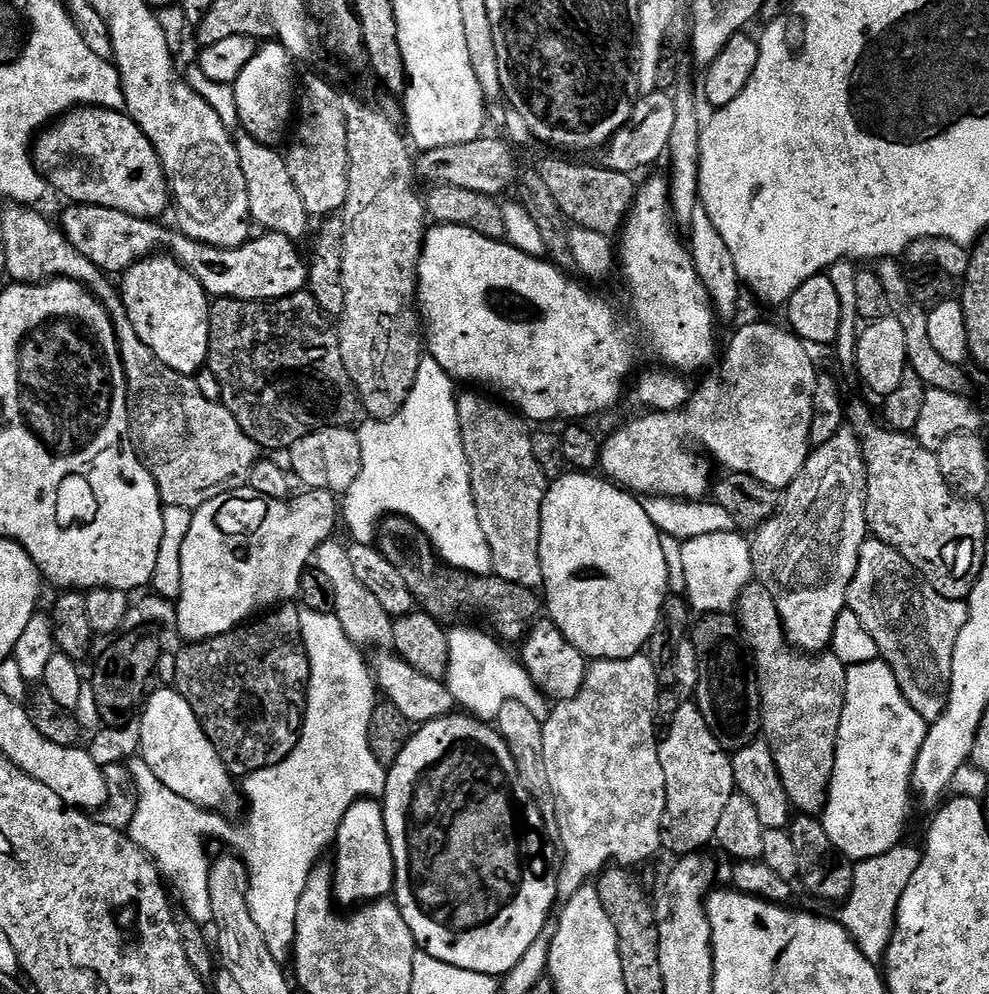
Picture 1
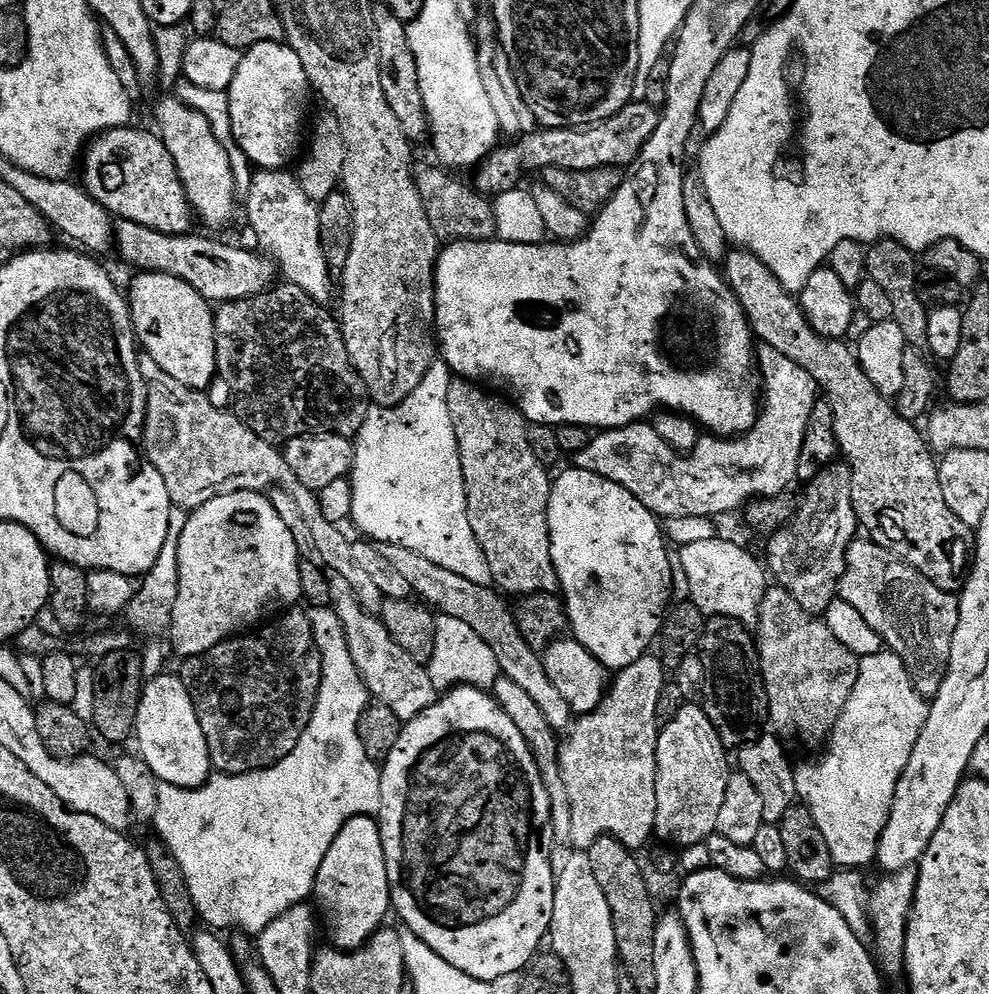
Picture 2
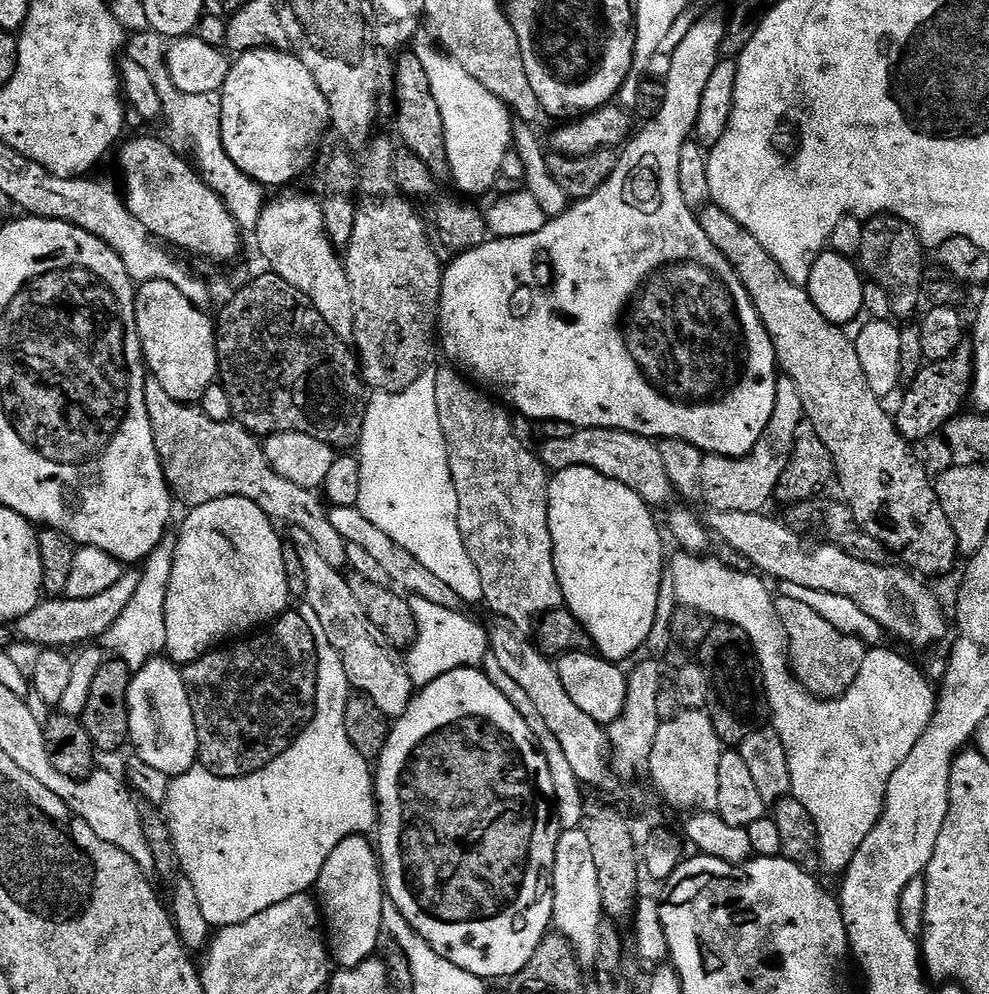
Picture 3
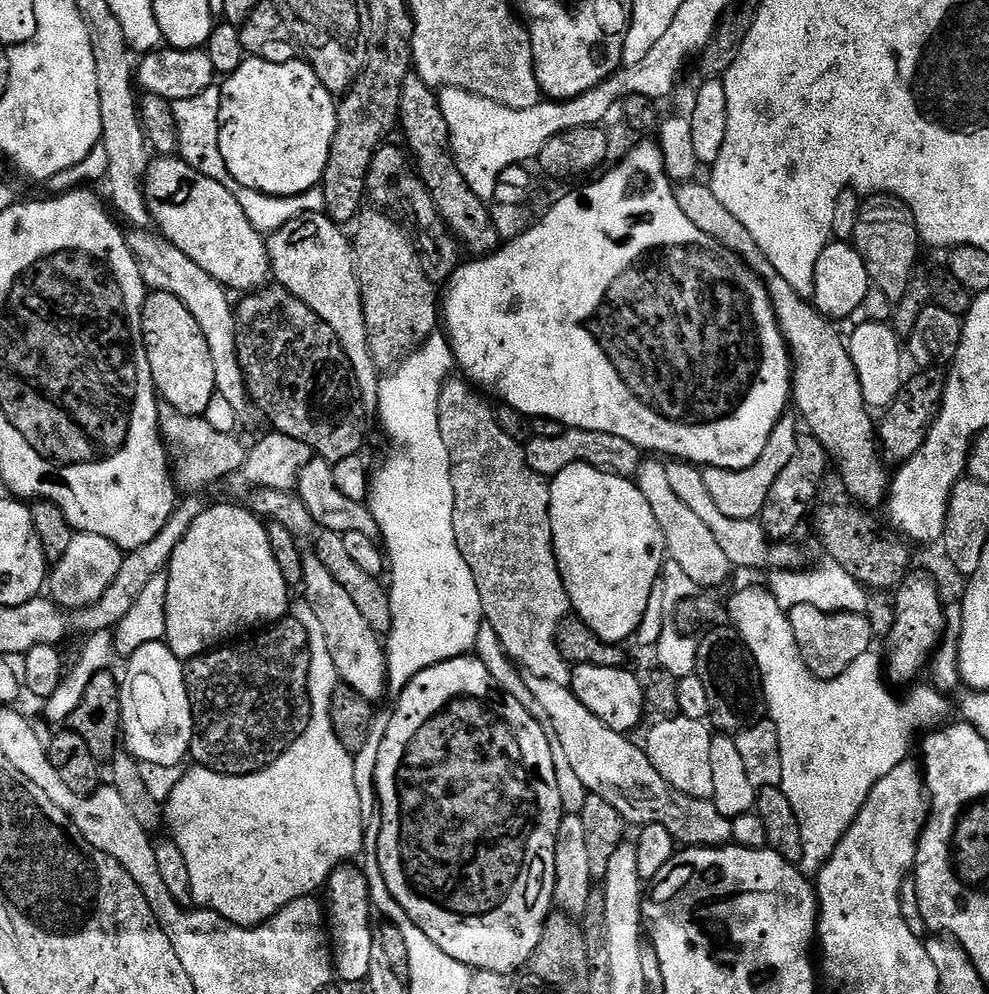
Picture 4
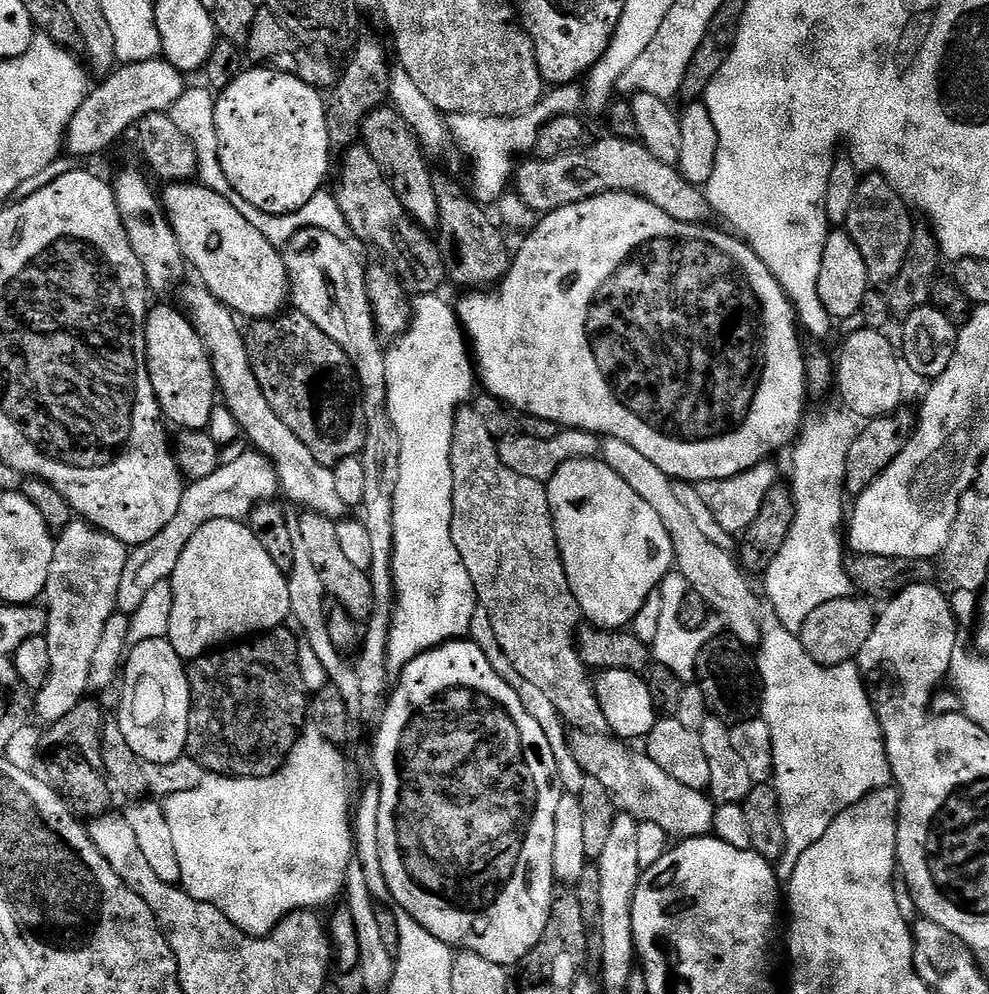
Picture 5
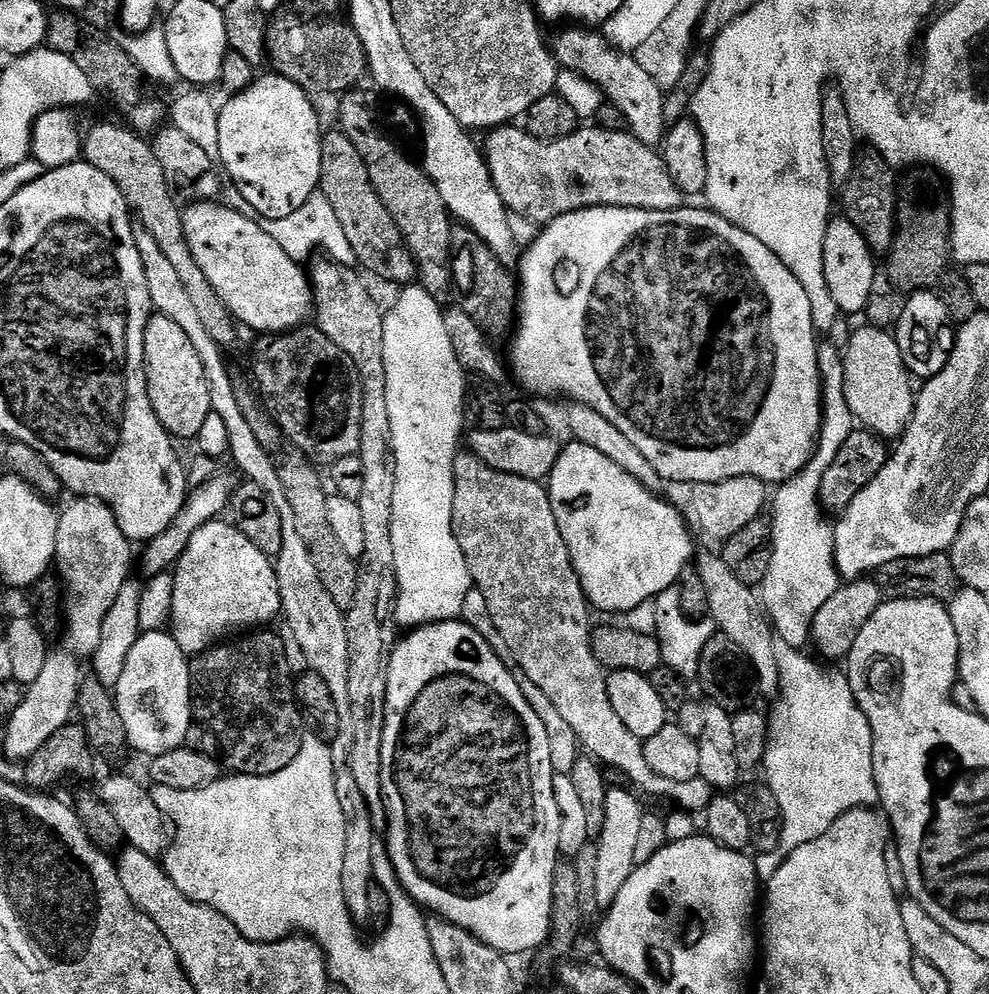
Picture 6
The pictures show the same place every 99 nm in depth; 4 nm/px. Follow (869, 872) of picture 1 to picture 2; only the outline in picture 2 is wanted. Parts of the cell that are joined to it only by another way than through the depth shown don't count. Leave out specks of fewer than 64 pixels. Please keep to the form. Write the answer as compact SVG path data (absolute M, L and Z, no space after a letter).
M915 865L904 867L898 872L882 876L876 888L876 906L872 903L872 894L866 889L864 874L857 869L839 869L832 876L815 885L816 896L834 906L854 930L856 937L866 940L870 934L870 916L877 912L880 921L876 924L876 948L874 944L874 959L881 975L890 978L900 978L904 970L905 930L908 929L908 918L912 912L913 896L916 893L918 870Z

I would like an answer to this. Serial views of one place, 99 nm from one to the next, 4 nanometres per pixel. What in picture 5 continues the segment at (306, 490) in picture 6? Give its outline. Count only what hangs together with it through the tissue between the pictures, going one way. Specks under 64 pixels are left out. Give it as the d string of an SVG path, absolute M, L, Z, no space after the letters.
M309 510L301 511L299 517L302 526L302 542L314 562L314 567L318 570L318 578L323 582L329 597L343 608L353 620L357 622L367 621L374 606L372 577L369 573L358 570L358 566L354 566L346 558L346 553L343 552L338 539L337 521Z

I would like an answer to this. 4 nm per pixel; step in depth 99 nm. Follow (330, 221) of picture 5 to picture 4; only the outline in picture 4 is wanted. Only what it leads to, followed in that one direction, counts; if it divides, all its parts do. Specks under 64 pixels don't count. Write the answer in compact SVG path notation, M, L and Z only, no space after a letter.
M213 86L202 90L202 94L194 94L194 98L182 98L173 103L174 118L178 122L178 142L180 147L178 155L180 159L194 166L198 174L206 174L206 178L214 178L221 186L226 186L234 198L238 198L238 206L250 218L250 226L261 234L277 232L286 222L298 218L307 212L324 212L324 190L317 186L301 196L267 196L258 190L250 190L242 186L226 170L226 162L222 162L222 150L218 146L218 134L220 133L220 90Z

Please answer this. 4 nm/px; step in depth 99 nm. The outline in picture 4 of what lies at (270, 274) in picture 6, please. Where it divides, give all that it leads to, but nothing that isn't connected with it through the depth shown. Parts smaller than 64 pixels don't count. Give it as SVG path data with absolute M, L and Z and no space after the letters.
M157 155L148 166L144 195L148 197L152 223L159 235L178 246L186 258L198 262L223 288L251 294L269 283L265 237L250 226L250 218L246 218L242 206L238 206L238 198L234 198L226 186L214 182L214 178L206 178L206 174L198 174L198 170L179 155Z

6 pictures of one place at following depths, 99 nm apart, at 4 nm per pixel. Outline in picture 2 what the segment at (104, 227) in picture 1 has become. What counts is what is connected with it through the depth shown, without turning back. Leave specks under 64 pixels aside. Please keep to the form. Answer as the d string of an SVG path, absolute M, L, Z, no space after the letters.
M117 219L114 224L114 248L120 256L140 272L161 272L182 278L209 302L241 300L266 292L278 280L278 269L267 255L248 248L235 248L220 240L197 234L166 234L138 222Z

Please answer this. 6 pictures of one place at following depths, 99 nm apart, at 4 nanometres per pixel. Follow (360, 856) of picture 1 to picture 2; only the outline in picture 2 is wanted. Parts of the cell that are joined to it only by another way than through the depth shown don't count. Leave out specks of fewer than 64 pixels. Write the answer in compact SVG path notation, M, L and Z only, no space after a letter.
M355 816L354 818L350 818L347 822L344 823L344 825L342 826L342 830L338 830L338 838L334 838L334 842L330 842L330 850L326 850L326 858L322 858L322 866L318 866L318 874L316 875L316 886L314 889L314 901L315 900L317 904L317 905L315 904L315 907L318 909L318 912L319 912L318 907L320 907L321 913L319 912L319 915L322 917L322 920L323 920L322 915L324 915L324 920L326 923L328 923L328 936L330 939L332 939L332 940L329 940L331 947L338 948L340 949L341 952L355 952L356 949L361 948L363 944L365 944L374 933L381 931L383 924L380 924L380 923L382 923L383 920L387 918L388 912L390 916L390 893L388 891L388 871L386 870L386 854L384 853L384 847L382 846L382 834L380 833L380 825L379 823L377 823L375 819L373 819L373 817Z

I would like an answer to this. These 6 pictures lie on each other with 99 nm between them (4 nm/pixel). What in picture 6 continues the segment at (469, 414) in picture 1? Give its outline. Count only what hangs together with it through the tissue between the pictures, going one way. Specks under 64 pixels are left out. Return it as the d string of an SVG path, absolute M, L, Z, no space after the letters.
M457 455L454 462L452 529L454 538L458 538L458 546L462 546L473 585L482 590L482 595L486 597L490 618L494 618L494 626L498 626L498 634L502 634L510 650L511 663L517 669L520 667L522 675L530 678L530 682L534 682L534 686L538 686L538 690L554 702L562 718L574 729L581 749L601 765L609 769L617 768L642 791L673 800L677 809L693 814L703 813L714 799L711 785L699 775L690 782L674 782L671 778L662 778L662 774L654 774L646 762L644 741L626 730L622 718L618 718L614 705L610 703L606 669L600 665L598 658L594 658L592 649L594 612L574 570L570 550L566 550L566 542L562 542L562 530L558 530L558 522L552 513L547 487L539 480L520 480L514 474L494 470L474 455Z

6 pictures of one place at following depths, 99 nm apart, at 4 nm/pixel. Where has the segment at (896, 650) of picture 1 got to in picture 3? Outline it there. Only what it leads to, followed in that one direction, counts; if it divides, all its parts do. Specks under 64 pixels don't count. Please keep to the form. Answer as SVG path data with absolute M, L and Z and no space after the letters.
M712 510L707 514L709 516L706 516L706 524L714 533L715 539L717 536L722 543L729 544L742 559L749 560L753 564L751 567L757 573L763 574L765 577L773 576L776 580L785 580L785 585L788 586L797 584L806 586L810 590L822 590L850 598L874 622L878 622L878 626L887 635L889 632L890 635L897 636L902 643L909 644L912 648L928 648L943 638L944 612L940 609L939 602L919 584L921 581L911 571L905 570L903 567L900 567L901 569L888 568L889 566L881 564L862 562L846 554L835 544L827 542L821 543L821 548L800 548L801 533L792 532L779 519L771 520L770 517L764 516L765 514L760 512L717 512Z

